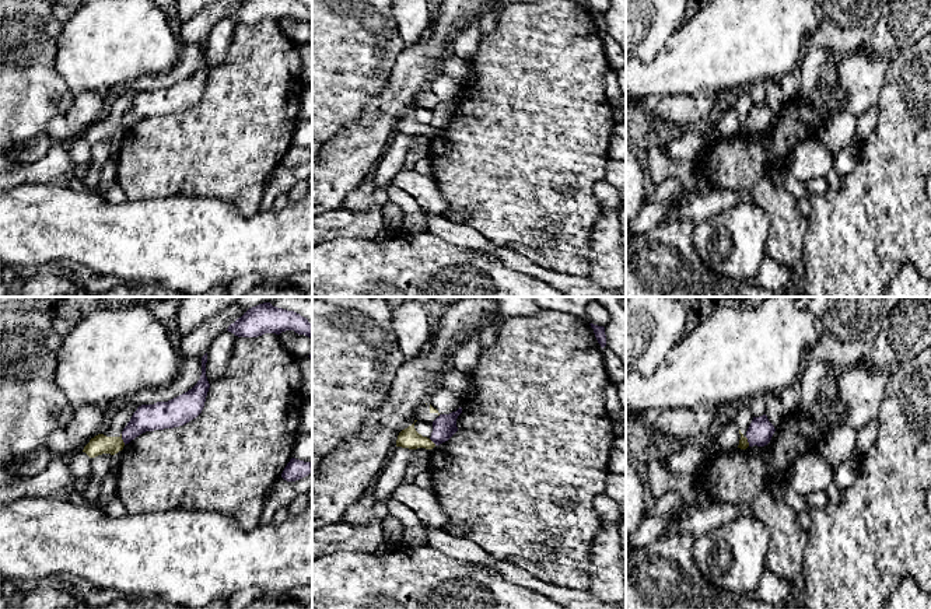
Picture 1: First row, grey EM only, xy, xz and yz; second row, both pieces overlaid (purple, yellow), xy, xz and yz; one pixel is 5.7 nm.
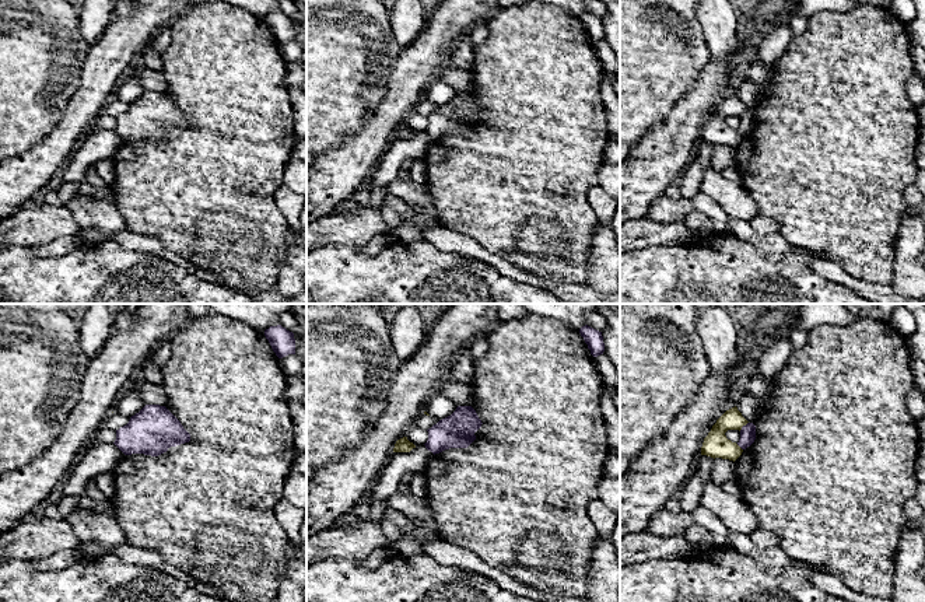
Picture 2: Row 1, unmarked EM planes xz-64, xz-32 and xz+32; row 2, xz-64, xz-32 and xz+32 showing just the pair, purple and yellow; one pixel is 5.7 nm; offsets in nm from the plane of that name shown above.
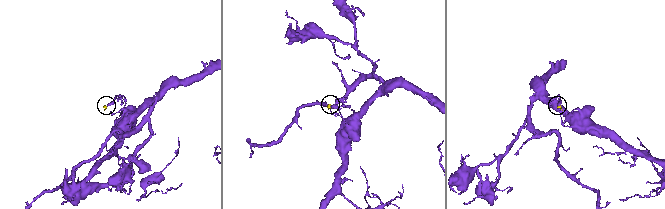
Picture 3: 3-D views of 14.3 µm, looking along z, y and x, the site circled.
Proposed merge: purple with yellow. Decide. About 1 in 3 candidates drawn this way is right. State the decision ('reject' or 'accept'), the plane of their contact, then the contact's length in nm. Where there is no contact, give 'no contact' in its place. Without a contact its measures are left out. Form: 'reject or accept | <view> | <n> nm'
reject | xy | 70 nm

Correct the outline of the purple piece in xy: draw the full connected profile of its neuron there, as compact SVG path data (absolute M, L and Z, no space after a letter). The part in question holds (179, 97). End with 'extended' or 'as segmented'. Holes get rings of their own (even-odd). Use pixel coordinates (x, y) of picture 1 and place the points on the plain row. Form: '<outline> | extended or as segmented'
M207 39L202 43L200 66L188 78L168 88L157 88L137 94L122 118L125 132L146 118L179 113L202 99L210 74L206 63L206 49Z | as segmented

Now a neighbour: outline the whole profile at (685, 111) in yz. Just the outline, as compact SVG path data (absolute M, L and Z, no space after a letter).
M700 91L694 95L668 95L648 105L651 118L673 123L680 129L696 129L714 122L727 97Z

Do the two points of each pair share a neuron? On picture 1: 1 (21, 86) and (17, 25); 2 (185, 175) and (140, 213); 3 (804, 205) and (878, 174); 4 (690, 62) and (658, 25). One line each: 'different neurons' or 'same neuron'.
1: same neuron
2: different neurons
3: different neurons
4: different neurons

